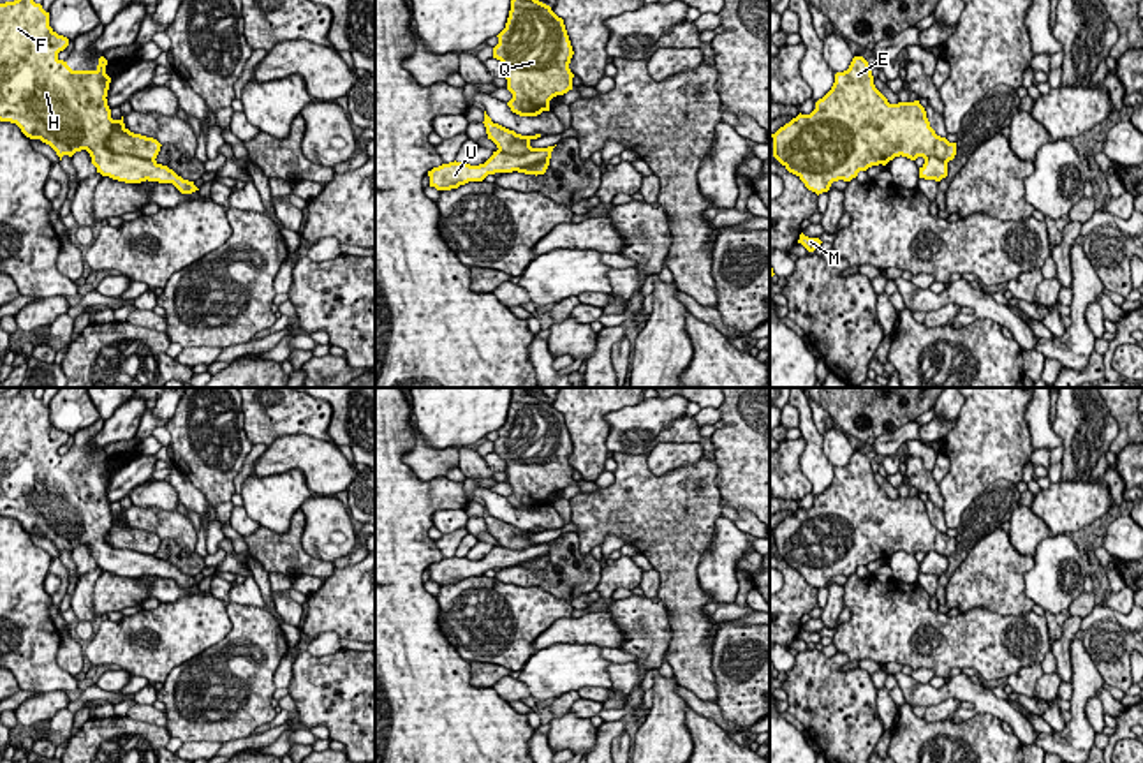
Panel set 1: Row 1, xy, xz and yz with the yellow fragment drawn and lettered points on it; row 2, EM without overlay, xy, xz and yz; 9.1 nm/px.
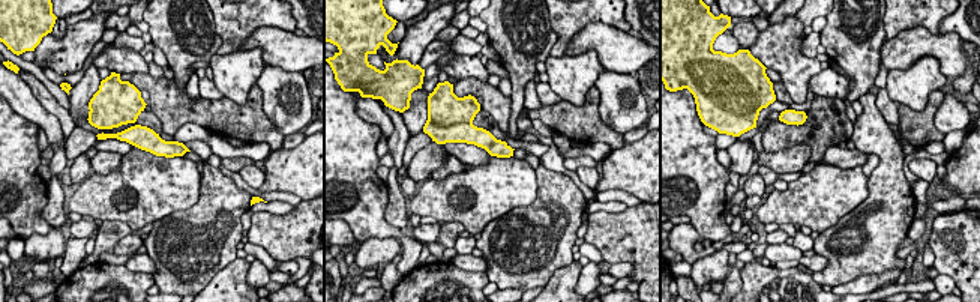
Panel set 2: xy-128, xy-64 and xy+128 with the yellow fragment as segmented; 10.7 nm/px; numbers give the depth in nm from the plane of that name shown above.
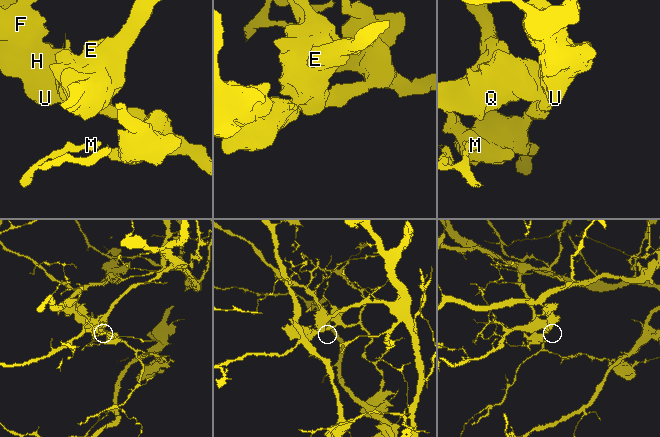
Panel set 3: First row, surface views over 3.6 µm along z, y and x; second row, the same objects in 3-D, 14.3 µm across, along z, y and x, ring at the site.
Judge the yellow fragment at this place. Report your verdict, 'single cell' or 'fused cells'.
fused cells

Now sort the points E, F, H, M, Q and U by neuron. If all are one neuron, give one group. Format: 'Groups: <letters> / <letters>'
Groups: E M Q / F H U

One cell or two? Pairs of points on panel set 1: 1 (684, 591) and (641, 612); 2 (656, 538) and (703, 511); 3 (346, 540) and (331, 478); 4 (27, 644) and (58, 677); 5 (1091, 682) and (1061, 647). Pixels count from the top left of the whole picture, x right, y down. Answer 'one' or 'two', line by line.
1: two
2: one
3: two
4: one
5: two

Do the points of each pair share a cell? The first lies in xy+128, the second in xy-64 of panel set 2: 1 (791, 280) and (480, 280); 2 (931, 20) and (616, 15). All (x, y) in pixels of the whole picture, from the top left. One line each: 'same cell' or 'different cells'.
1: same cell
2: same cell

